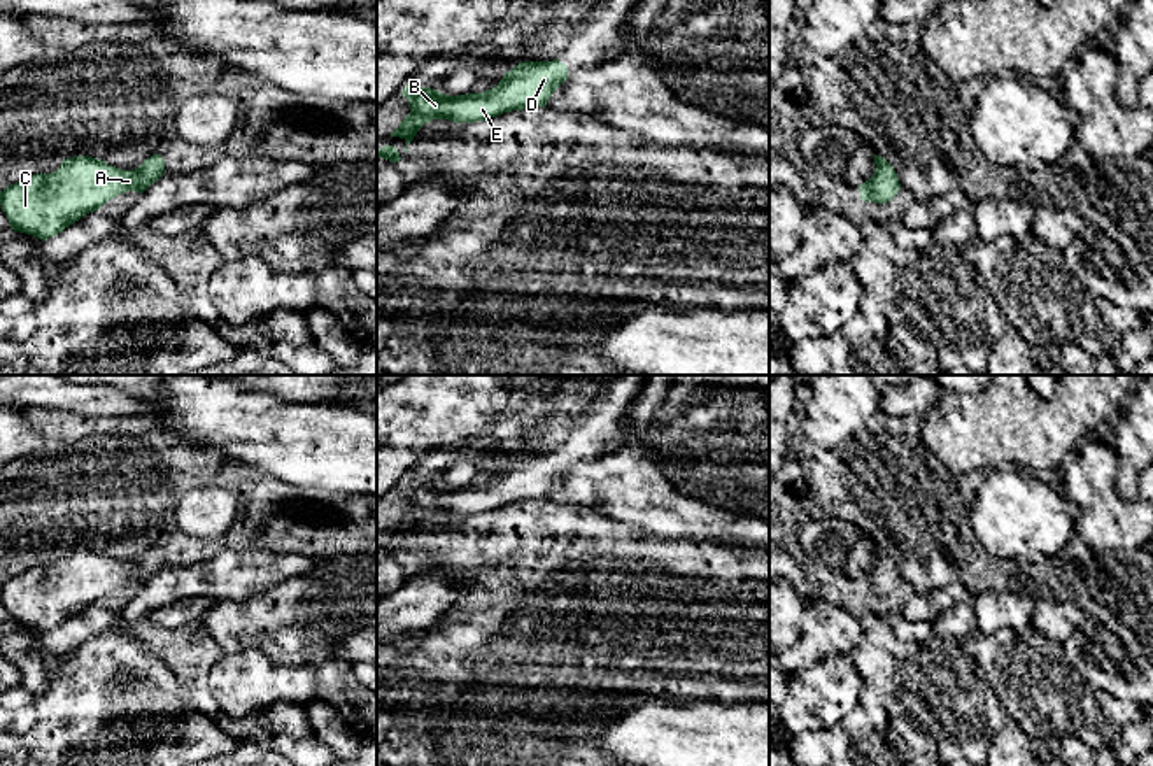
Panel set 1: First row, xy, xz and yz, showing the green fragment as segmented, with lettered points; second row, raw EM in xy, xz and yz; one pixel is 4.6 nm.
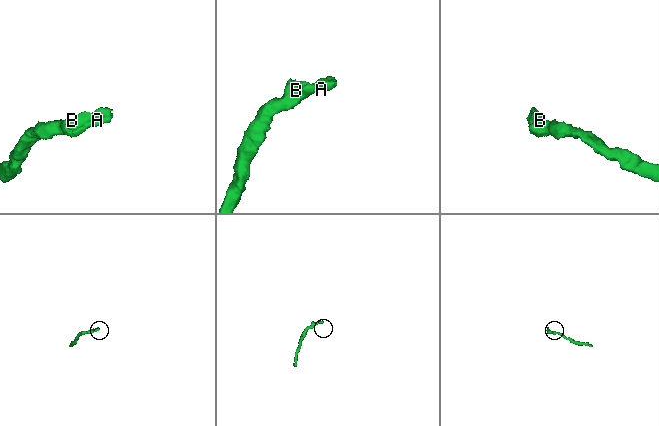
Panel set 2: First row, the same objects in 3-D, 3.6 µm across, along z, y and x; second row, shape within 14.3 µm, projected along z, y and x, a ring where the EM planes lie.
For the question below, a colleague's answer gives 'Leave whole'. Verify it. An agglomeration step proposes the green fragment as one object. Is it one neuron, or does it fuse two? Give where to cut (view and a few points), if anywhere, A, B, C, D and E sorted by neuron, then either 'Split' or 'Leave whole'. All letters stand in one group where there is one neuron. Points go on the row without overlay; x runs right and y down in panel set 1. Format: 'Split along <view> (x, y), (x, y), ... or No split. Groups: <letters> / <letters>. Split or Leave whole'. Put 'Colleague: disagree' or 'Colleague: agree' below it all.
No split. Groups: A B C D E. Leave whole
Colleague: agree

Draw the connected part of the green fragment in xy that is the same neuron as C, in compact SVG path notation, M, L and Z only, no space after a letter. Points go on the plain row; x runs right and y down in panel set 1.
M159 547L135 563L121 563L91 549L74 549L63 552L53 566L35 566L7 578L0 584L0 598L14 624L44 635L121 585L144 585L163 564Z

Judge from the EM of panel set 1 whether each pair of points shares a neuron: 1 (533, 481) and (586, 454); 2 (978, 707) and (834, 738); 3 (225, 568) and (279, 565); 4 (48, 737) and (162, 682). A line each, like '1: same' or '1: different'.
1: same
2: same
3: same
4: same

